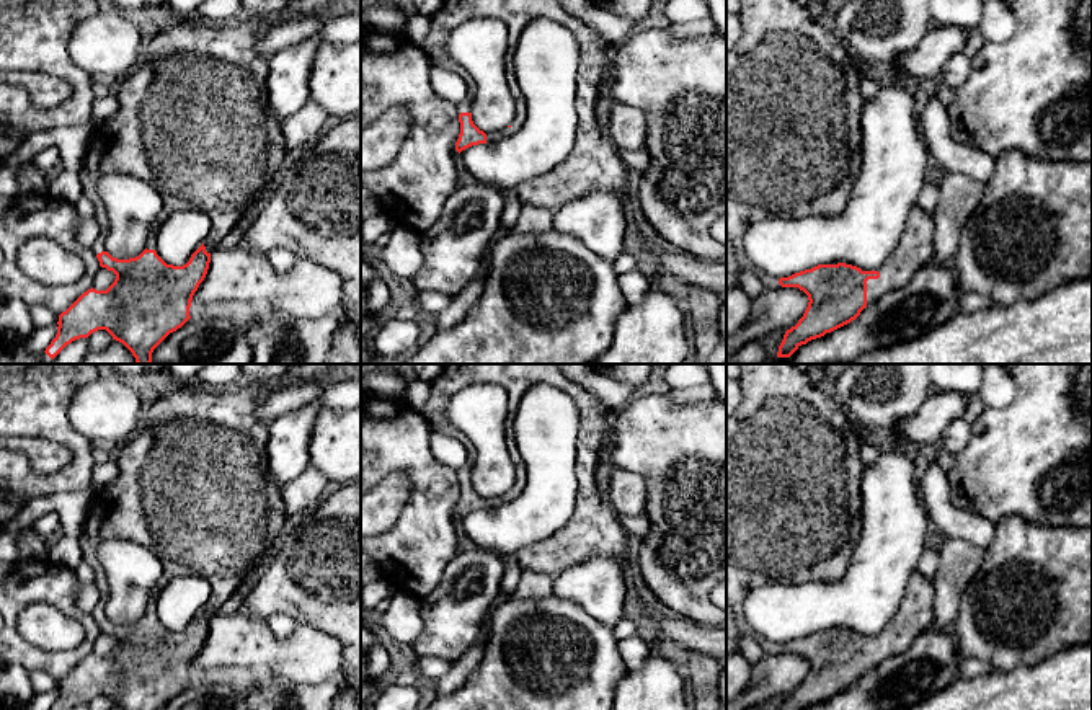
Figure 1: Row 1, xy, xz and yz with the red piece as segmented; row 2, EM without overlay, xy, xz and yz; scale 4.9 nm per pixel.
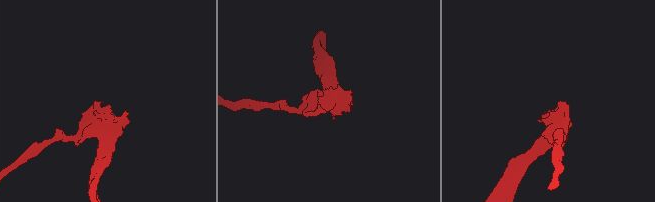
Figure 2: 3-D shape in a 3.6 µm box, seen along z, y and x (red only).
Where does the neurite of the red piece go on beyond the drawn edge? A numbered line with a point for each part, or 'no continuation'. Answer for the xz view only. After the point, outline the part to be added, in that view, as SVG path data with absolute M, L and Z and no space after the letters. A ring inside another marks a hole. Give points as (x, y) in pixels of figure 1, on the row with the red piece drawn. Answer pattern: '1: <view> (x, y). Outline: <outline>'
1: xz (593, 165). Outline: M444 0L441 10L431 18L429 33L419 49L431 62L455 73L465 83L465 98L457 113L470 113L475 82L470 73L452 60L446 49L449 33L472 18L496 18L508 26L508 83L516 98L516 116L501 131L485 132L486 142L496 142L517 132L527 114L526 96L516 80L514 54L524 28L539 18L553 20L570 29L579 47L579 69L576 85L578 129L571 153L550 171L530 178L514 188L524 204L545 207L552 212L563 204L594 191L614 191L627 204L627 175L619 149L606 140L596 116L599 88L609 72L609 44L584 21L568 13L560 0Z

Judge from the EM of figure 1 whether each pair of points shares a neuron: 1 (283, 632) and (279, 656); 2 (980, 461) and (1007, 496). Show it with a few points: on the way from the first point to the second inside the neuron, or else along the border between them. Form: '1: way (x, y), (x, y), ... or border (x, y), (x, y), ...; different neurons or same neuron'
1: border (266, 624), (283, 640), (301, 625); different neurons
2: way (988, 469), (1007, 488); same neuron

